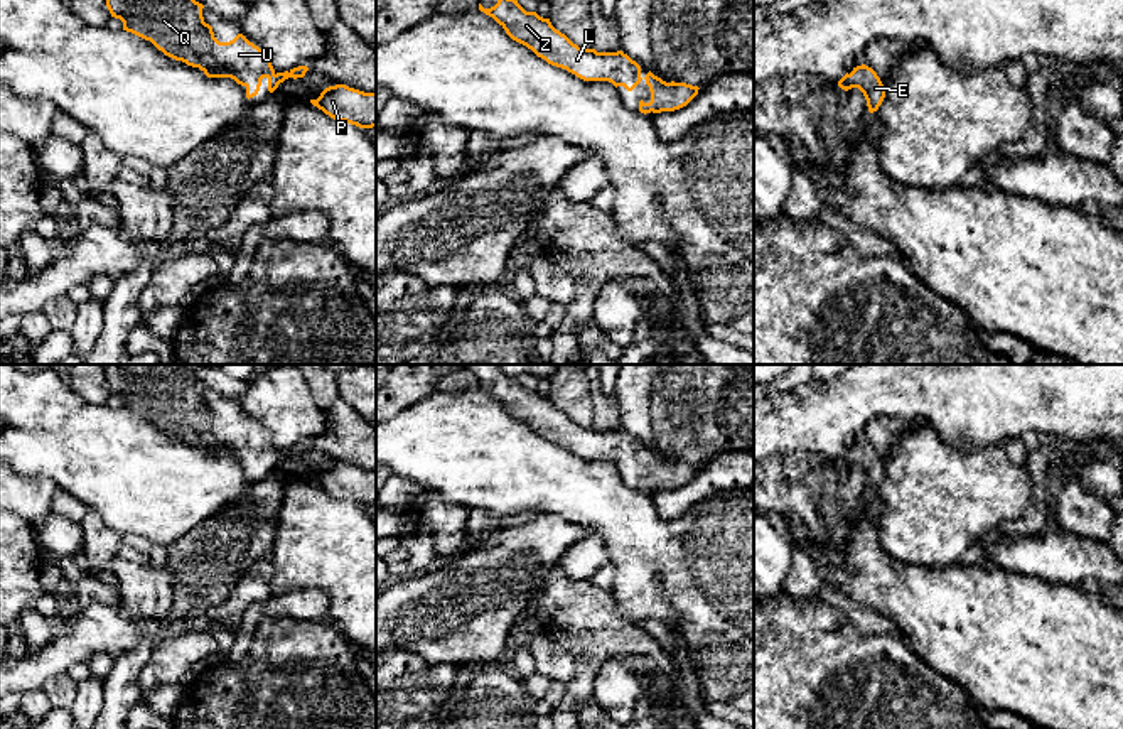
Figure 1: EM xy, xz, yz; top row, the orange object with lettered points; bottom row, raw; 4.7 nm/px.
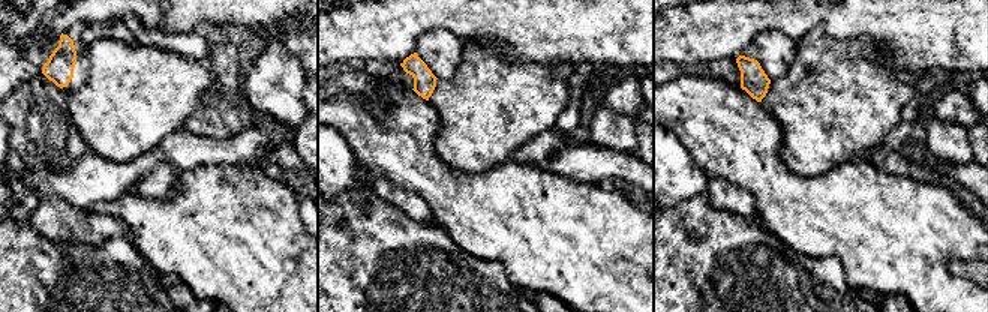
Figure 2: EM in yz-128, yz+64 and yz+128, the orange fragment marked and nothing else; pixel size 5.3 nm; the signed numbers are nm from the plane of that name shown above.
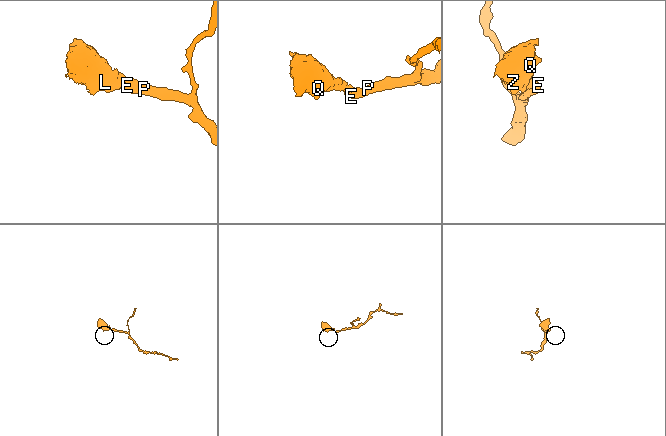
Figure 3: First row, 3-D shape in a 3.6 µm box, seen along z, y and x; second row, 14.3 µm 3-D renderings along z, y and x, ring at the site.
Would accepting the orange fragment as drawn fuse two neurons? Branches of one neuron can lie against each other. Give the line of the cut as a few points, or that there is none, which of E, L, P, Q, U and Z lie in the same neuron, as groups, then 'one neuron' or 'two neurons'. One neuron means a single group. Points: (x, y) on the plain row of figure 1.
no cut; E L P Q U Z; one neuron

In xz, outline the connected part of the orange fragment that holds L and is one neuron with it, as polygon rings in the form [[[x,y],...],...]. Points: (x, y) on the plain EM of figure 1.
[[[499,373],[494,385],[479,388],[492,395],[506,412],[531,427],[548,442],[567,447],[583,459],[609,459],[632,469],[641,461],[641,444],[622,429],[597,430],[582,427],[556,408],[550,397],[526,390],[518,378]]]

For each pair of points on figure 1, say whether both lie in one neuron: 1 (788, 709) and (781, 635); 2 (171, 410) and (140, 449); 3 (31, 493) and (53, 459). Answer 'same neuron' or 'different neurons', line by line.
1: same neuron
2: different neurons
3: different neurons

